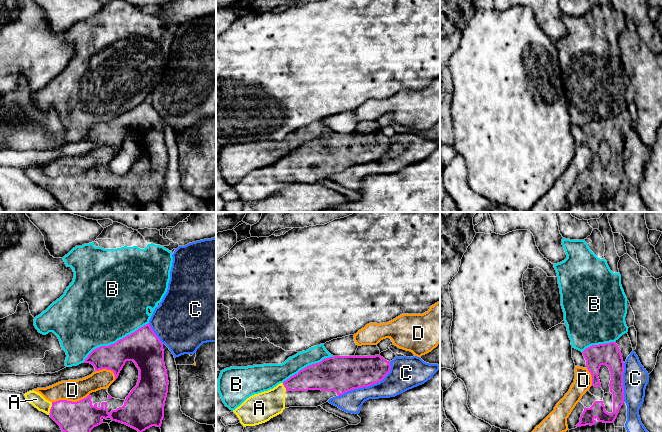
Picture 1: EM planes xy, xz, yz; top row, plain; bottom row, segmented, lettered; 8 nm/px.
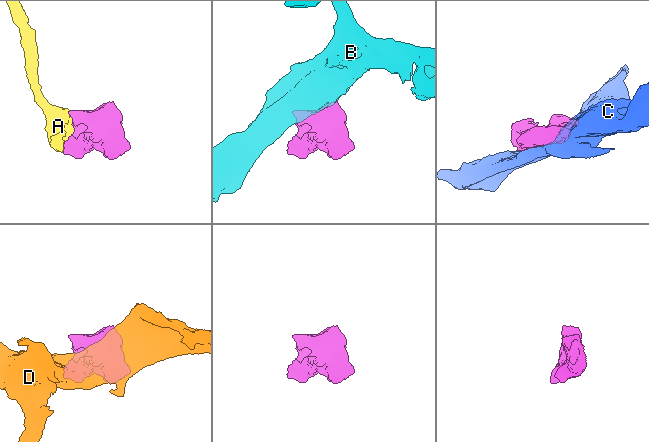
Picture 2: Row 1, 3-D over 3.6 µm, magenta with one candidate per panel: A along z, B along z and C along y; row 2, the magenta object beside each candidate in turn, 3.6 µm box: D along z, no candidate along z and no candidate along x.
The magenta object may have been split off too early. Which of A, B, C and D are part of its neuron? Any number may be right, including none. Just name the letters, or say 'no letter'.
A

